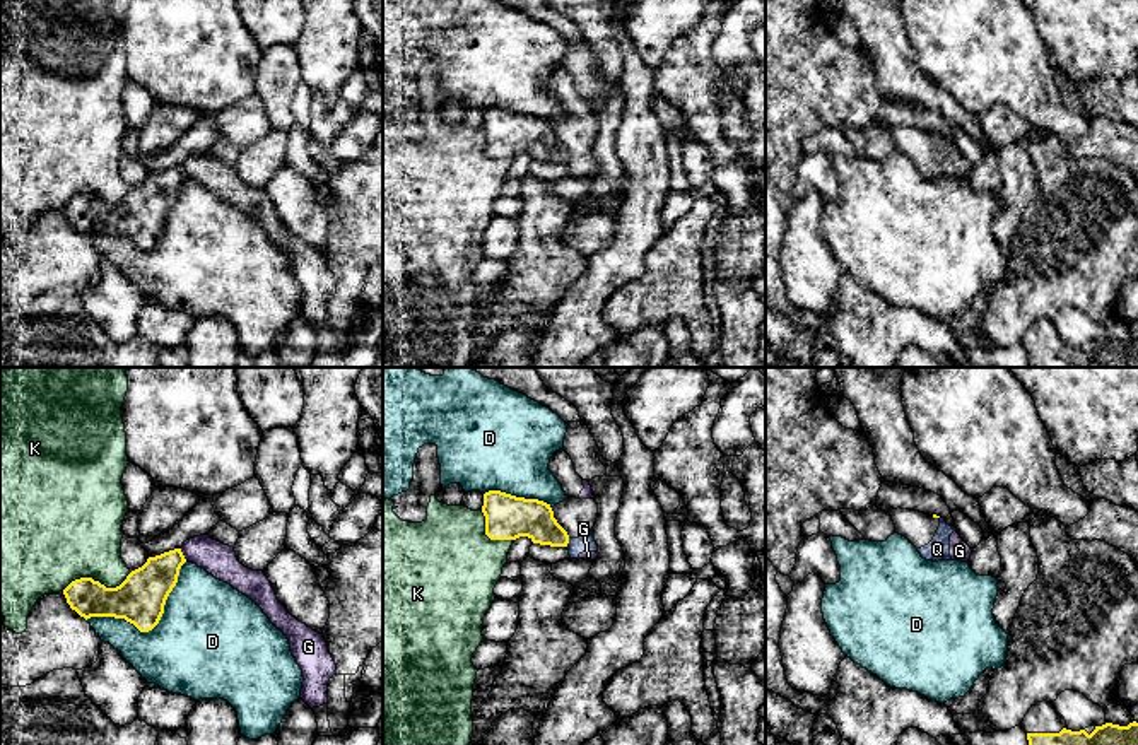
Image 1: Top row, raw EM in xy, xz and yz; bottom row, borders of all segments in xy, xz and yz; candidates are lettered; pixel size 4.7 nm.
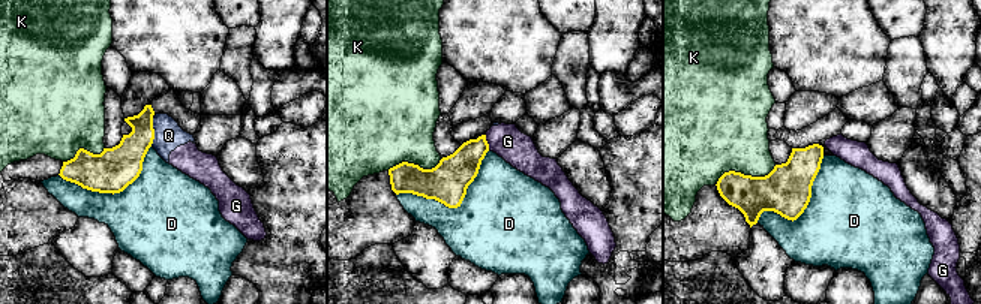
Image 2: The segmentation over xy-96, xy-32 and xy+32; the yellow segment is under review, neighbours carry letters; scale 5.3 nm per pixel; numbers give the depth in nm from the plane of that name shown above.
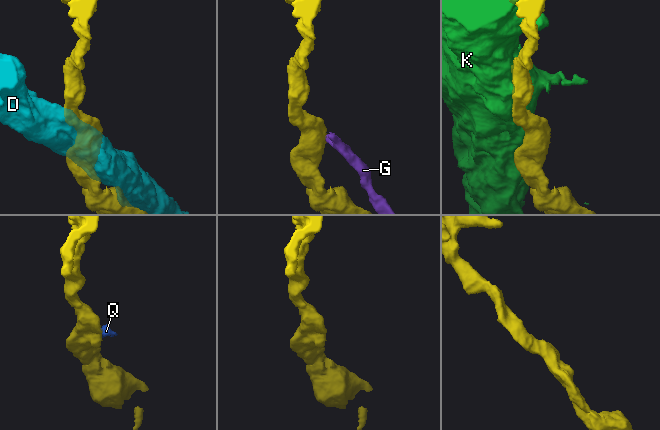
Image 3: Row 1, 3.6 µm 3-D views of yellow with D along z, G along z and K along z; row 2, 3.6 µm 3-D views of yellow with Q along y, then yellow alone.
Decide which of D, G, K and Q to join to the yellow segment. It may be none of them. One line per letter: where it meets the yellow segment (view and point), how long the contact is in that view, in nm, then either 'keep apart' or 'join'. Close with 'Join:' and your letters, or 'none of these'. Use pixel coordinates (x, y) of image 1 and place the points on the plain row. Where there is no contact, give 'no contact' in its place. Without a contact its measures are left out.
D: xy (152, 245) | 550 nm | keep apart
G: xy (181, 171) | 70 nm | keep apart
K: xy (96, 199) | 340 nm | keep apart
Q: xz (568, 159) | 50 nm | keep apart
Join: none of these

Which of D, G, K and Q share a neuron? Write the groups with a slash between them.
D / G Q / K

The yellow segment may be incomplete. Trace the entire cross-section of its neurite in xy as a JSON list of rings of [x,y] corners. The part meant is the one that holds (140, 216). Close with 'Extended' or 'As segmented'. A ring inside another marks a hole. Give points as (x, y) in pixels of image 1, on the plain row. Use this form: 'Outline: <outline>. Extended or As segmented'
Outline: [[[174,166],[149,174],[116,205],[106,205],[92,195],[80,195],[72,198],[63,212],[70,226],[85,238],[91,234],[125,236],[140,249],[149,249],[159,241],[185,179],[181,166]]]. As segmented

